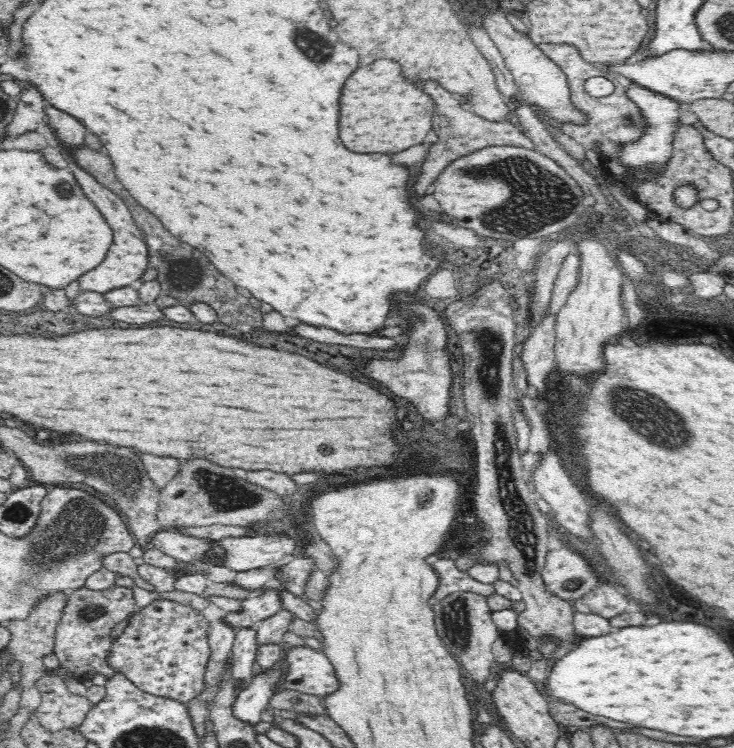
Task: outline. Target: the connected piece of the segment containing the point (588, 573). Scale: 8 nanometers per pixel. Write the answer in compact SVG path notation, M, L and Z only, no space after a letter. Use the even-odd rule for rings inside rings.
M565 546L547 554L541 575L546 589L567 601L579 599L600 586L590 563Z

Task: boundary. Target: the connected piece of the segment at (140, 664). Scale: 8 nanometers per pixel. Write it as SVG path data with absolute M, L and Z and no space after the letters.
M158 598L145 607L137 607L128 617L122 634L104 659L140 690L186 703L204 690L204 672L210 658L209 635L210 623L200 611L191 605Z

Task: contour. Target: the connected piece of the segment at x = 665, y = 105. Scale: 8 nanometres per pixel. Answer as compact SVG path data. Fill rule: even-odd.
M632 83L627 92L628 96L641 108L647 127L645 133L635 142L636 144L628 144L622 148L622 154L619 154L619 160L625 164L627 168L655 168L662 170L662 166L666 166L666 160L672 154L673 143L672 134L676 130L676 124L680 120L680 103L676 103L674 99L666 97L666 95L656 95L648 89L640 85Z

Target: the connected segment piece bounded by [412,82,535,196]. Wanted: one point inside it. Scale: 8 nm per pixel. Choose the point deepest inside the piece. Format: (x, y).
(462, 131)

